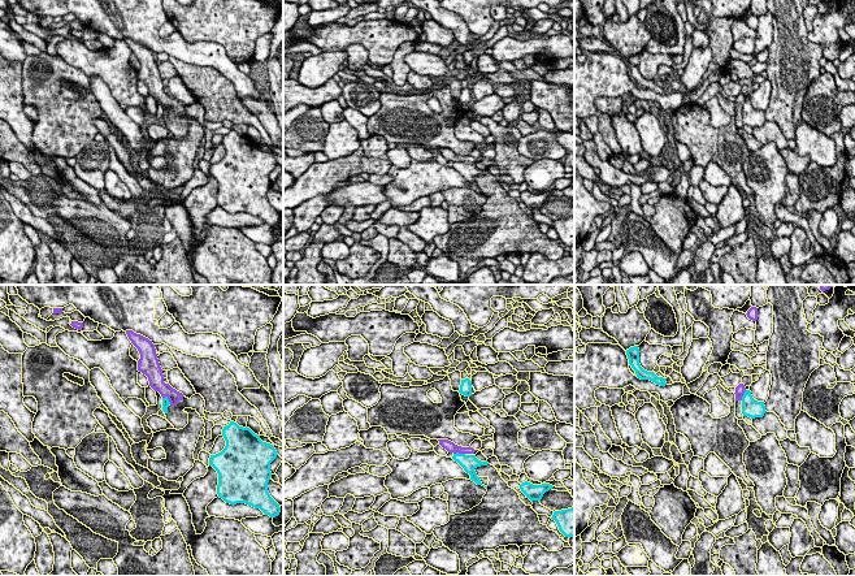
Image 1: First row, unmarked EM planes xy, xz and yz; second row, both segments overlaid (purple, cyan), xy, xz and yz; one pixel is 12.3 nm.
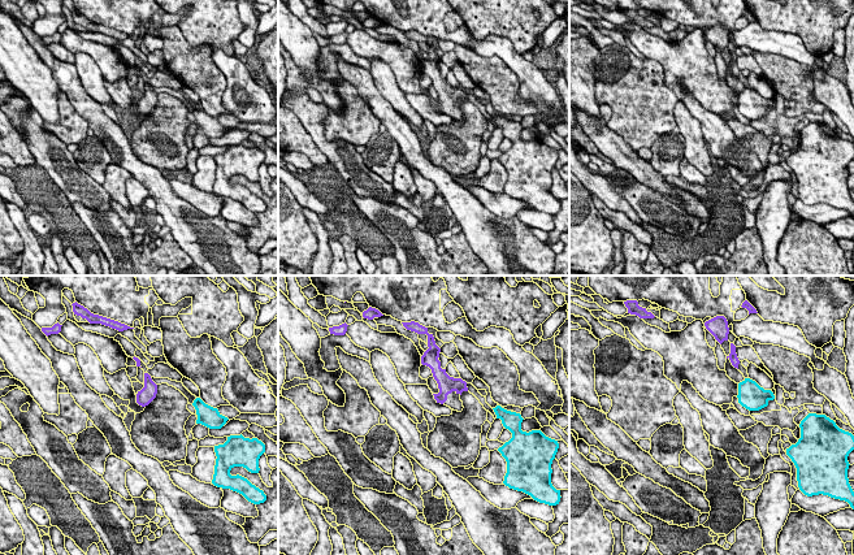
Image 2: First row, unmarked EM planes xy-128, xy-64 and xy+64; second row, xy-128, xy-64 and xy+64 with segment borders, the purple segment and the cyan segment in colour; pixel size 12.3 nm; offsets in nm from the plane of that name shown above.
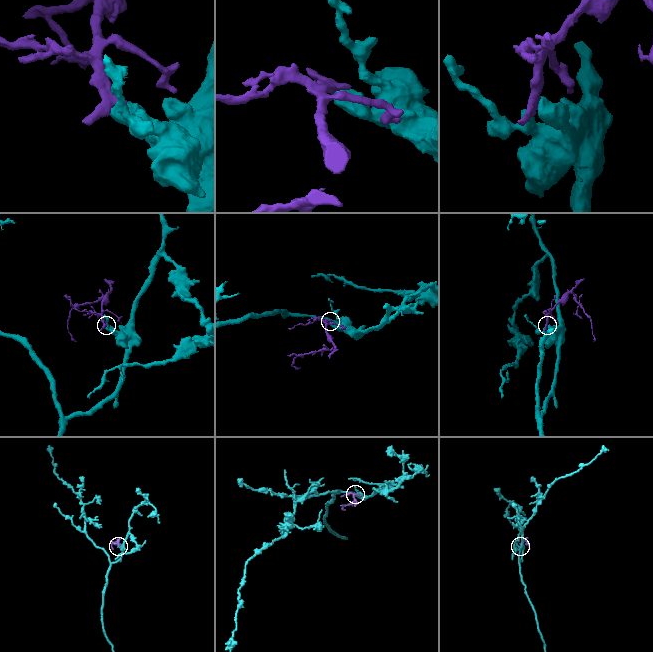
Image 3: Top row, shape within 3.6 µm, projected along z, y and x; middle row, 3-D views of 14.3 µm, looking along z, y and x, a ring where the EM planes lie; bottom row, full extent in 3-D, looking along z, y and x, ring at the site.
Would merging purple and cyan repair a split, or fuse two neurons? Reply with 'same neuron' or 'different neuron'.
different neuron

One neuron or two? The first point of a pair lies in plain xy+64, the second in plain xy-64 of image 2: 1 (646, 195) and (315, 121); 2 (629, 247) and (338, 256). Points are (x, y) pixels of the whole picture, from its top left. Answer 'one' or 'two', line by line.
1: two
2: two

